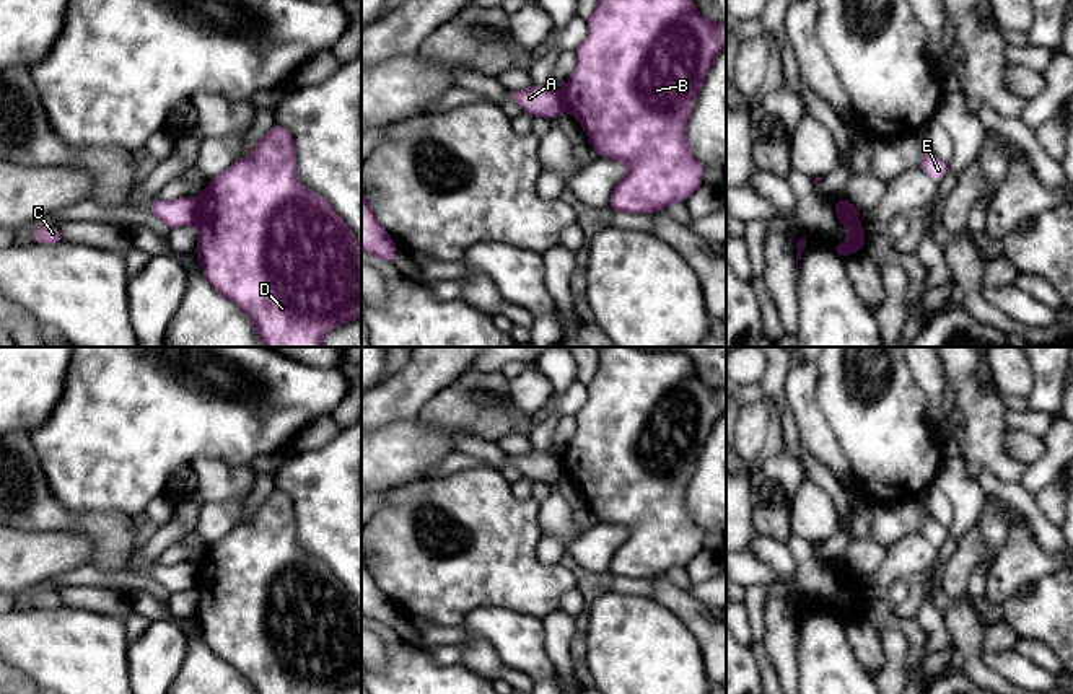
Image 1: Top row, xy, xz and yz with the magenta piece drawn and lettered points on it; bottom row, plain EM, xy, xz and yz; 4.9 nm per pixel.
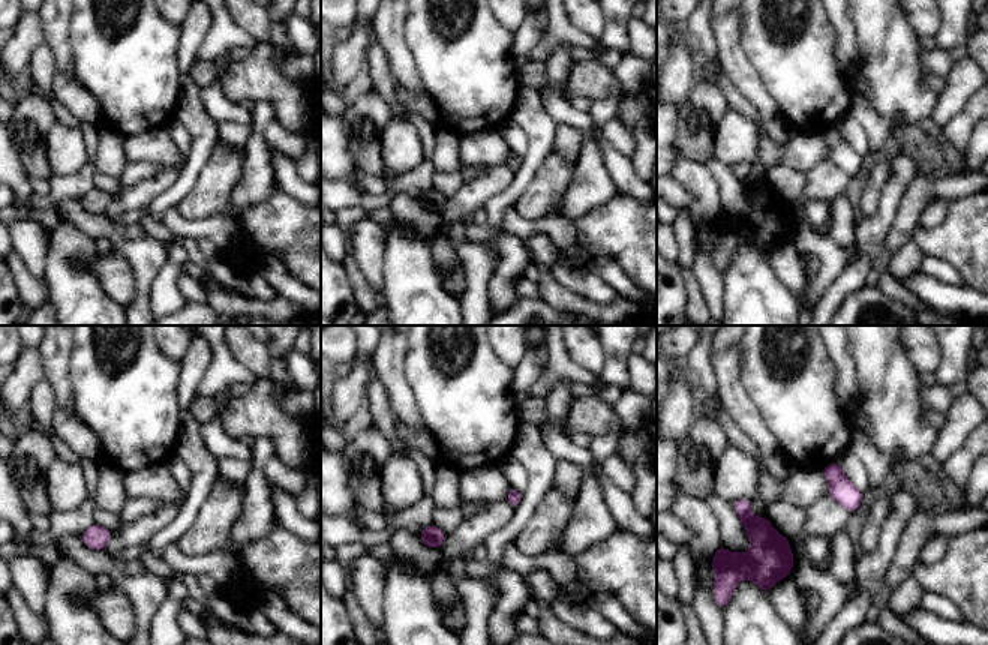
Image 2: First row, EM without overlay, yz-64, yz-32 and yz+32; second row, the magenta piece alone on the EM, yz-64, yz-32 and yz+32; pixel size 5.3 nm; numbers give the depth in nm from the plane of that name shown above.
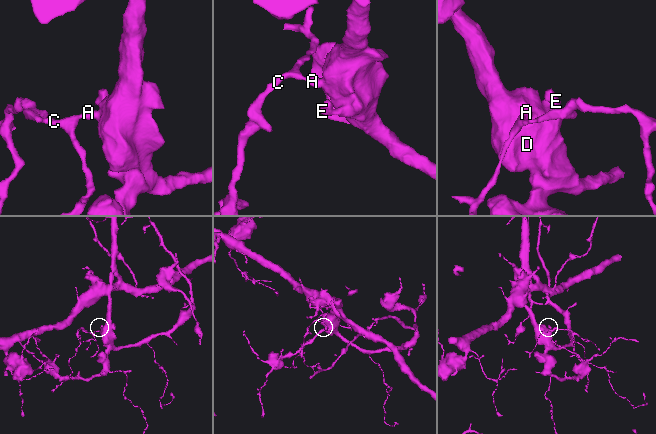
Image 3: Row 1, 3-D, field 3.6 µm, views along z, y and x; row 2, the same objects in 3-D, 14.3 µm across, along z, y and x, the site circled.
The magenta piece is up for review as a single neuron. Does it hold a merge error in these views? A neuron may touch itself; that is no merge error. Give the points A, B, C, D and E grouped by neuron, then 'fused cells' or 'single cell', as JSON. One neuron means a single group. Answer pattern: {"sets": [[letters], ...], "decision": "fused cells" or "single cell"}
{"sets": [["A", "C"], ["B", "D", "E"]], "decision": "fused cells"}

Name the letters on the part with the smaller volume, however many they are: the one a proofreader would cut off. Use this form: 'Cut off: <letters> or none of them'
Cut off: A, C

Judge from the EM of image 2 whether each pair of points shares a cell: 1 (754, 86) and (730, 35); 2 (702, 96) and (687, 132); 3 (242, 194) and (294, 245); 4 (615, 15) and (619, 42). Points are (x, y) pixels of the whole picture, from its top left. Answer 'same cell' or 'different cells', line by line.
1: same cell
2: same cell
3: different cells
4: same cell

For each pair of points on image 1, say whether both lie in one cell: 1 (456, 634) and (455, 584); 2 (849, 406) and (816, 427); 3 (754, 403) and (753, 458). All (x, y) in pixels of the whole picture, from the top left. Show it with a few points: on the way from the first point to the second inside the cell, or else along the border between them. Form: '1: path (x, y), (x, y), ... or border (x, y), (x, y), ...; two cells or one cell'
1: border (419, 618), (438, 626), (461, 626); two cells
2: border (816, 382), (816, 404), (844, 453); two cells
3: path (754, 416), (753, 445); one cell

